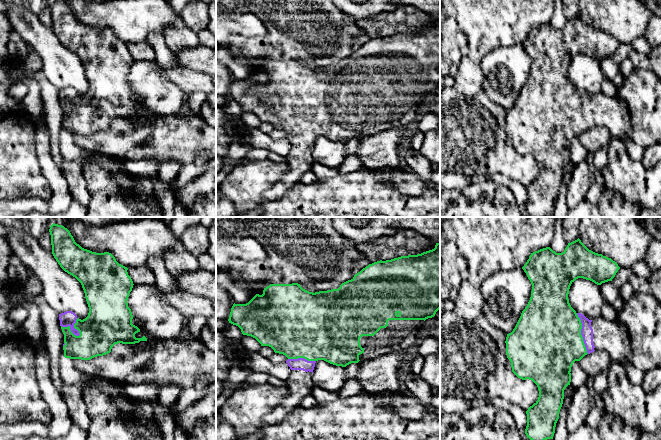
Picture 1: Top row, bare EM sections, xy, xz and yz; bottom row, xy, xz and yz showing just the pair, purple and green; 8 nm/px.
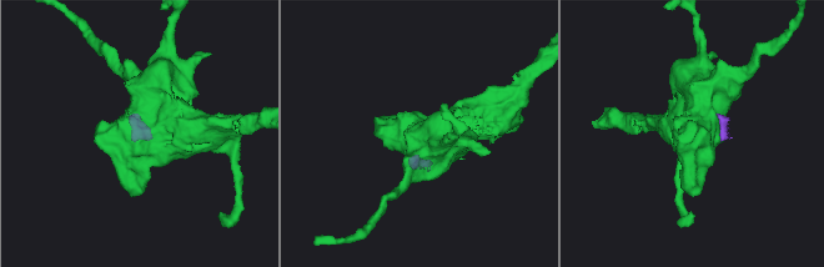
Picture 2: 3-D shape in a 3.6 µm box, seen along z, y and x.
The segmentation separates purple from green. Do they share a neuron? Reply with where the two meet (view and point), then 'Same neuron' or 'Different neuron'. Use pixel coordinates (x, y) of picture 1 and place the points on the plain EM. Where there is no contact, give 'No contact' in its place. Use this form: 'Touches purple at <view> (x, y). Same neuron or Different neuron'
Touches purple at yz (581, 109). Same neuron

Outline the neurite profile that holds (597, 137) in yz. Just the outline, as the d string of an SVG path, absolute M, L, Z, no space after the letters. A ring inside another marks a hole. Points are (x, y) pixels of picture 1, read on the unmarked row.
M594 127L585 131L579 138L581 144L589 152L594 153L603 146L608 146L612 136L605 127Z

